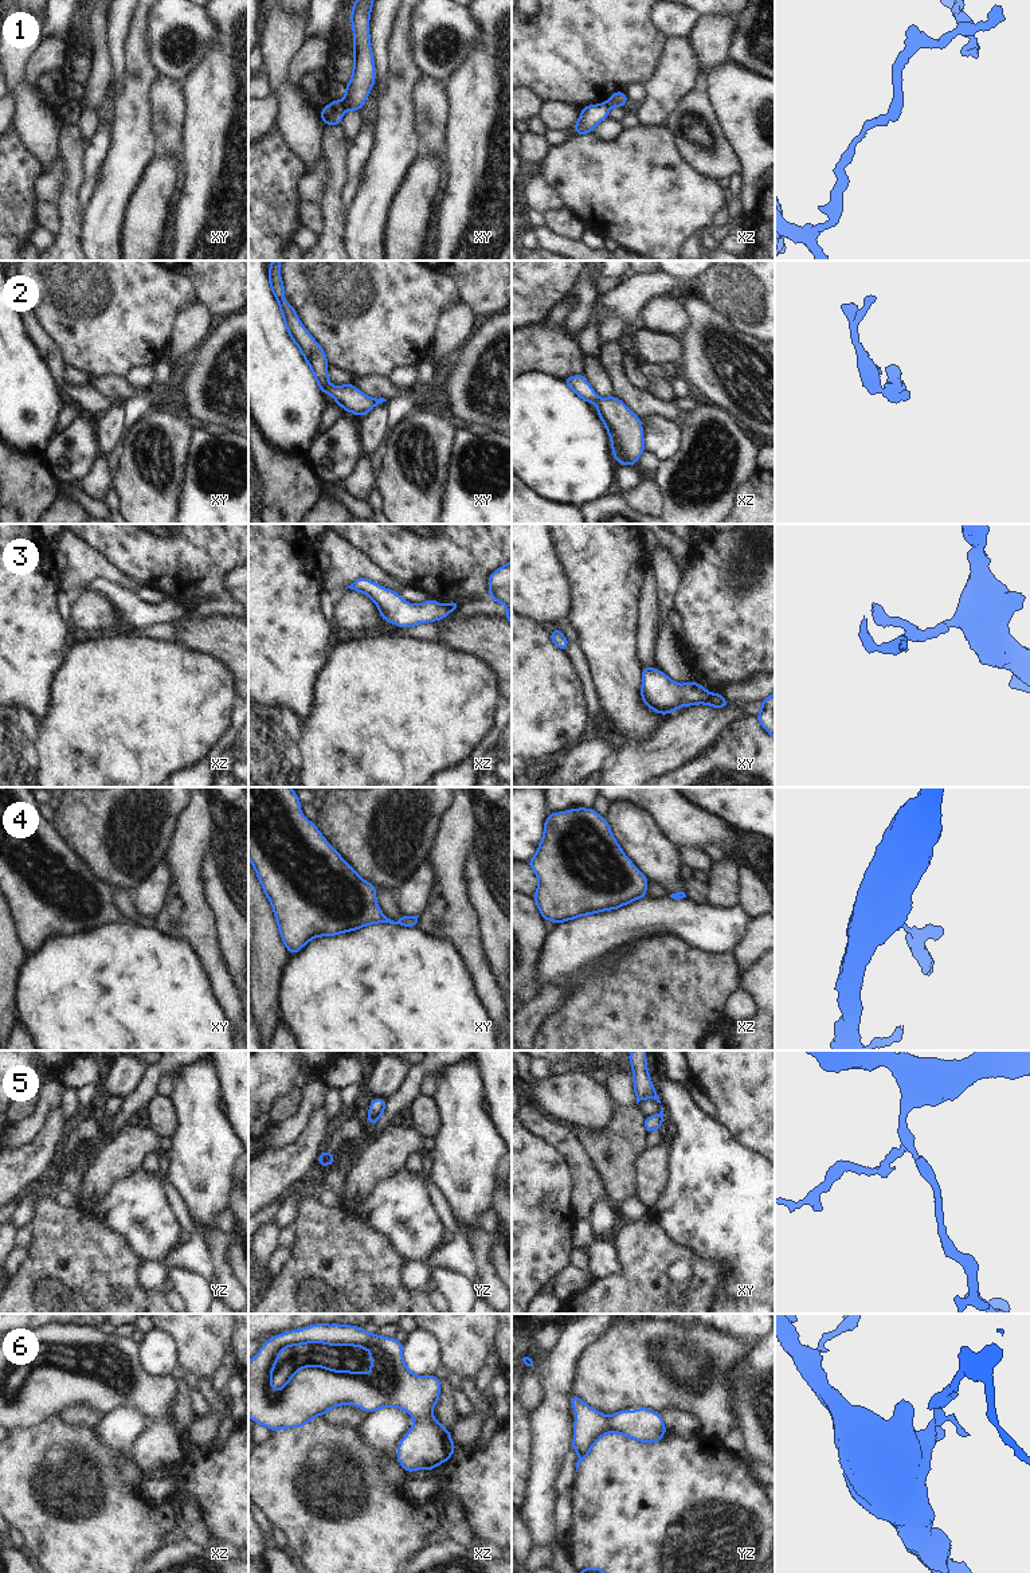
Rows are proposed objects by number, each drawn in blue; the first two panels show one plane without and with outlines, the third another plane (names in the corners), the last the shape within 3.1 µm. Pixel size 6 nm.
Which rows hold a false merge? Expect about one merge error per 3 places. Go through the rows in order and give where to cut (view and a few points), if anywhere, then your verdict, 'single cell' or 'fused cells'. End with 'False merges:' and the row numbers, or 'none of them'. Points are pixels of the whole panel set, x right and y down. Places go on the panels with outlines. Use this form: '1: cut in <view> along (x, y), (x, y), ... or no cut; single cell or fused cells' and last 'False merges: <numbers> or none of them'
1: cut in xy along (341, 101), (345, 109); fused cells
2: no cut; single cell
3: cut in xy along (712, 693), (704, 703); fused cells
4: no cut; single cell
5: cut in yz along (368, 1114), (375, 1122); fused cells
6: no cut; single cell
False merges: 1, 3, 5

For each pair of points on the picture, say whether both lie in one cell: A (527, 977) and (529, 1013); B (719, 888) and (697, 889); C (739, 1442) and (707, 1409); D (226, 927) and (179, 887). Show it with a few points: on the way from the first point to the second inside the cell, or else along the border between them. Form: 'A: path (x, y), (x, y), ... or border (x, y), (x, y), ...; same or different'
A: border (543, 987), (525, 1005); different
B: border (705, 883), (707, 902); different
C: border (737, 1427), (721, 1442); different
D: border (202, 885), (219, 946); different

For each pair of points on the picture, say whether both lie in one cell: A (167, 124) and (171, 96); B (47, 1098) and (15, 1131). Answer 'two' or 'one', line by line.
A: one
B: one

